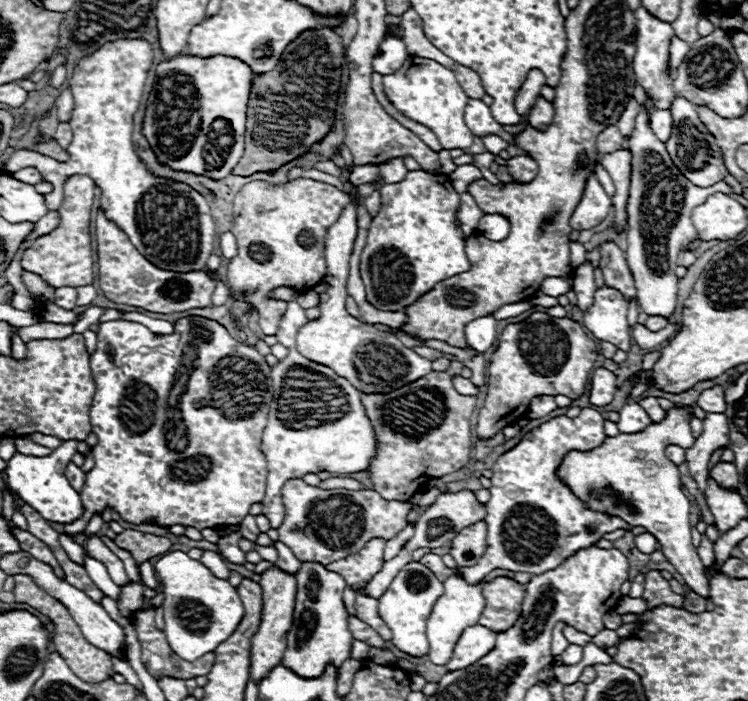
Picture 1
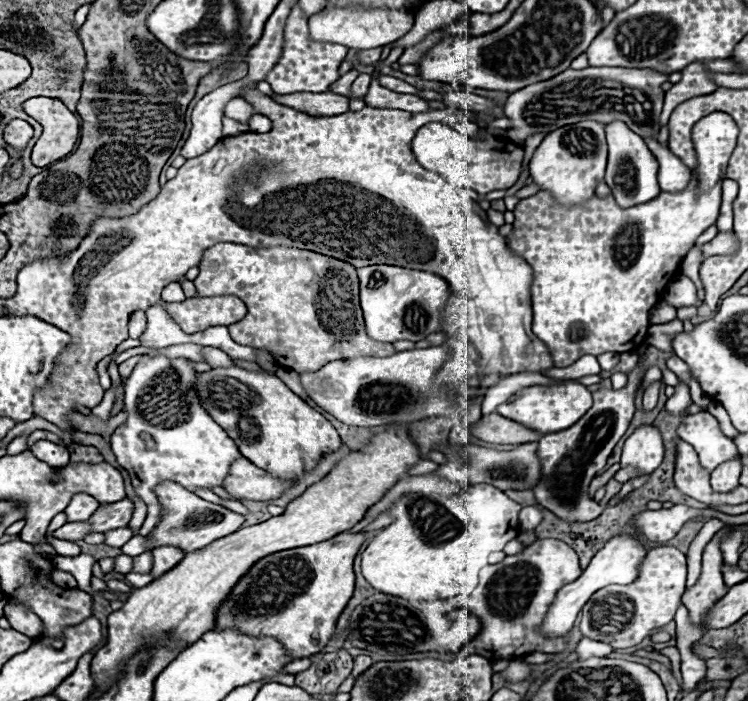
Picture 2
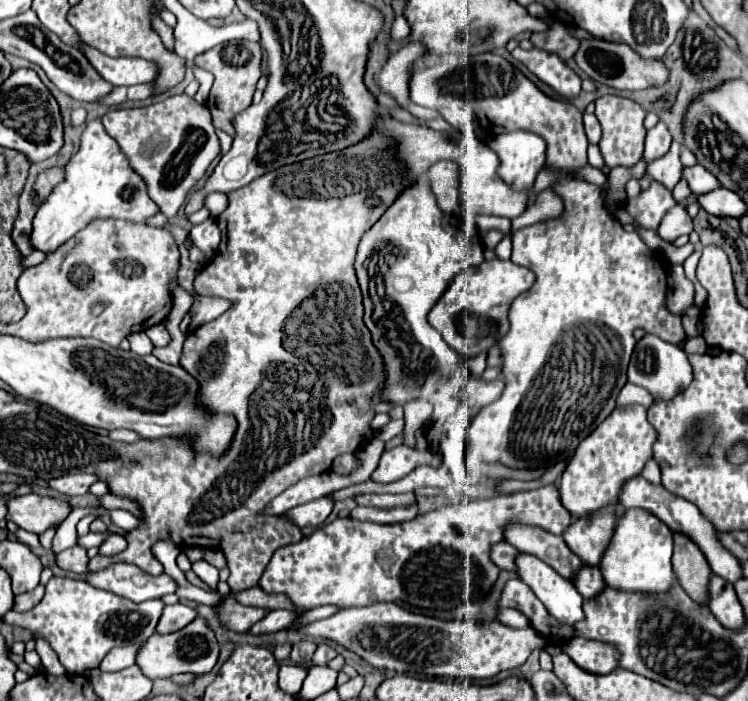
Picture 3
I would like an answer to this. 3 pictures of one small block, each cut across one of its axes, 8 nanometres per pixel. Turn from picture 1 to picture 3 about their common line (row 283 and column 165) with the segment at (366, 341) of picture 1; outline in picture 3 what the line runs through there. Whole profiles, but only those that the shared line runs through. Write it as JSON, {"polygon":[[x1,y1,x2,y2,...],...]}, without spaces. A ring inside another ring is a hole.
{"polygon":[[158,324,158,326,150,328,146,334,154,342,154,346,168,346,168,342,170,342,170,334,168,334,164,324]]}

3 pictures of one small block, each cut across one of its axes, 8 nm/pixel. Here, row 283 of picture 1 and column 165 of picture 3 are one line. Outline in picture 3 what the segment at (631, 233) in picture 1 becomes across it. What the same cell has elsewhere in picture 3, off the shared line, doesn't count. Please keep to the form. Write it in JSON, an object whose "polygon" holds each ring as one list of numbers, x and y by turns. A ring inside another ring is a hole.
{"polygon":[[198,618,198,620,192,620,190,626,184,626,178,632,172,632,172,634,166,634,166,636,152,634,140,646,140,650,136,654,136,666,150,680,170,678,172,674,180,674,180,672,208,674,218,660,218,652,220,652,220,646,214,638,214,632,206,626,206,622,202,618]]}

